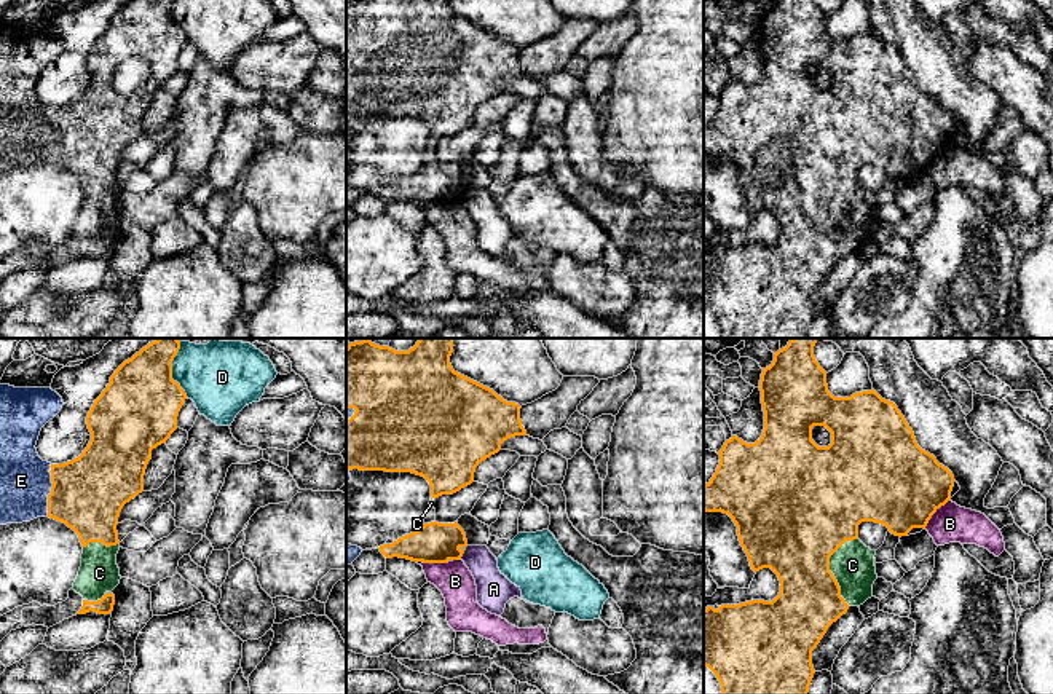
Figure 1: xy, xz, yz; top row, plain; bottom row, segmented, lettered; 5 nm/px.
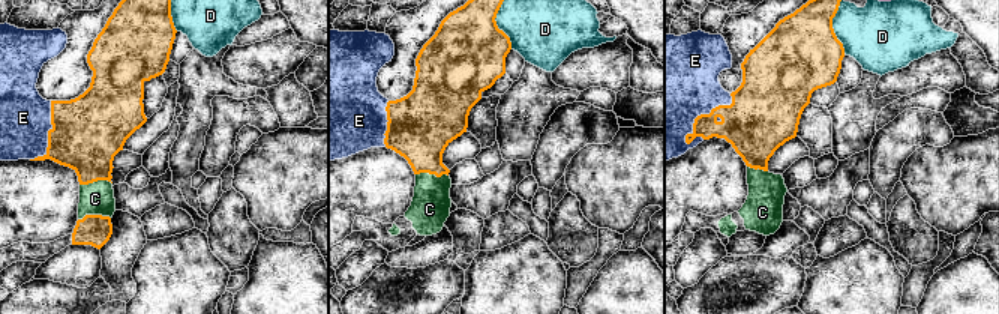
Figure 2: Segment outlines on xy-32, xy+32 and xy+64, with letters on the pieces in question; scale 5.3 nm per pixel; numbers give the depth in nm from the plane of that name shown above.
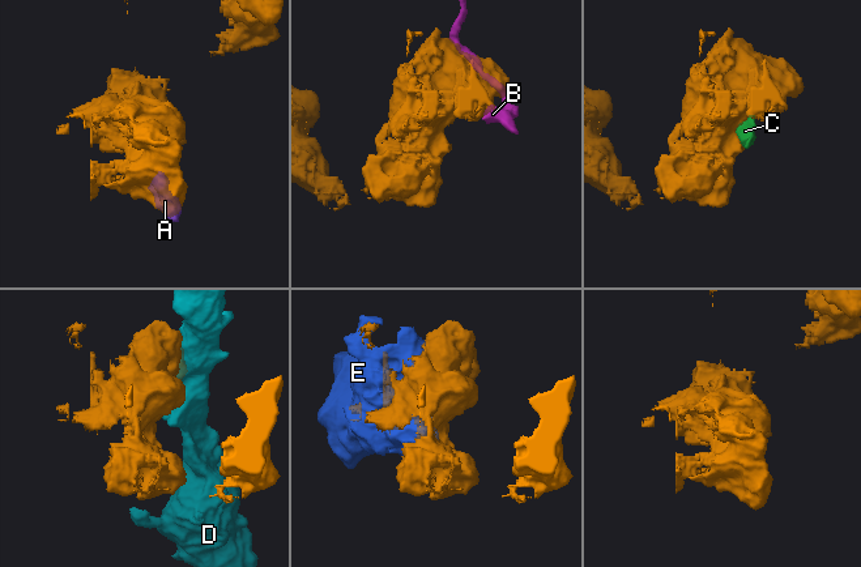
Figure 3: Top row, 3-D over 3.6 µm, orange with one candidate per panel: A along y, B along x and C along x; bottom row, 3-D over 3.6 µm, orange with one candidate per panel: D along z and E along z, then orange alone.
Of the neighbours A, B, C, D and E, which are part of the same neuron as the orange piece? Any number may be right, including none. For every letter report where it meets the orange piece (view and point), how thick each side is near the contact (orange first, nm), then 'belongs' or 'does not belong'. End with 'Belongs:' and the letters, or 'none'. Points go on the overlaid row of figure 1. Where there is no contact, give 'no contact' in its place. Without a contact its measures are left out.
A: xz (463, 552) | 200/180 nm | does not belong
B: yz (934, 512) | 440/190 nm | does not belong
C: yz (828, 568) | 440/220 nm | belongs
D: xy (171, 369) | 400/360 nm | does not belong
E: xy (51, 490) | 380/260 nm | belongs
Belongs: C, E

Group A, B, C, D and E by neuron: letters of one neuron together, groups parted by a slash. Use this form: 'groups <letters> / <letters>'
groups A / B / C E / D

